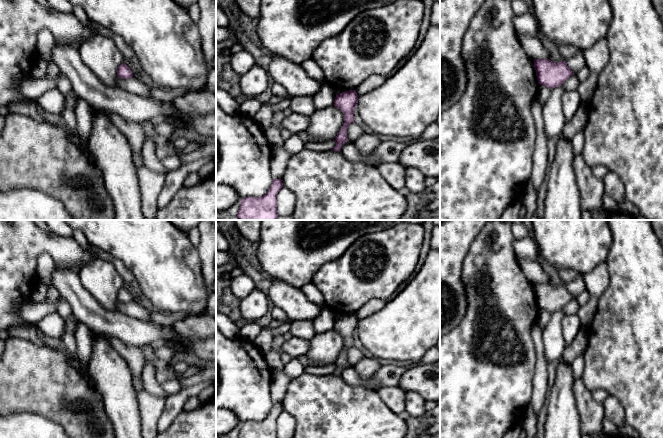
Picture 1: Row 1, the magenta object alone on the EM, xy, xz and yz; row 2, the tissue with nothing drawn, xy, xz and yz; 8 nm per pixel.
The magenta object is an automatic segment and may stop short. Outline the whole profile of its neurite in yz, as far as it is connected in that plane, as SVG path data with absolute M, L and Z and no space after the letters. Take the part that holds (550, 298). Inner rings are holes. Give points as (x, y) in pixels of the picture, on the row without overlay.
M537 283L534 284L534 292L538 308L546 310L549 313L562 310L570 300L574 299L572 294L567 290L566 285L562 284L555 287L549 283Z

